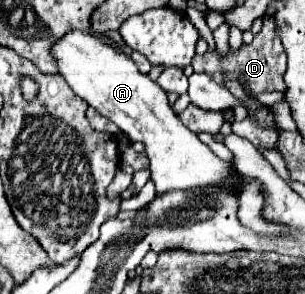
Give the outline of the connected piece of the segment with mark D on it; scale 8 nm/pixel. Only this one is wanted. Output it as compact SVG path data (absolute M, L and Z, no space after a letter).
M262 16L262 30L254 36L252 44L242 44L238 50L230 48L224 56L218 52L218 48L208 50L202 56L192 58L194 72L208 74L216 84L226 86L228 80L238 82L248 94L264 94L264 92L286 92L284 72L286 72L286 52L282 48L282 40L276 32L276 22L272 16Z

